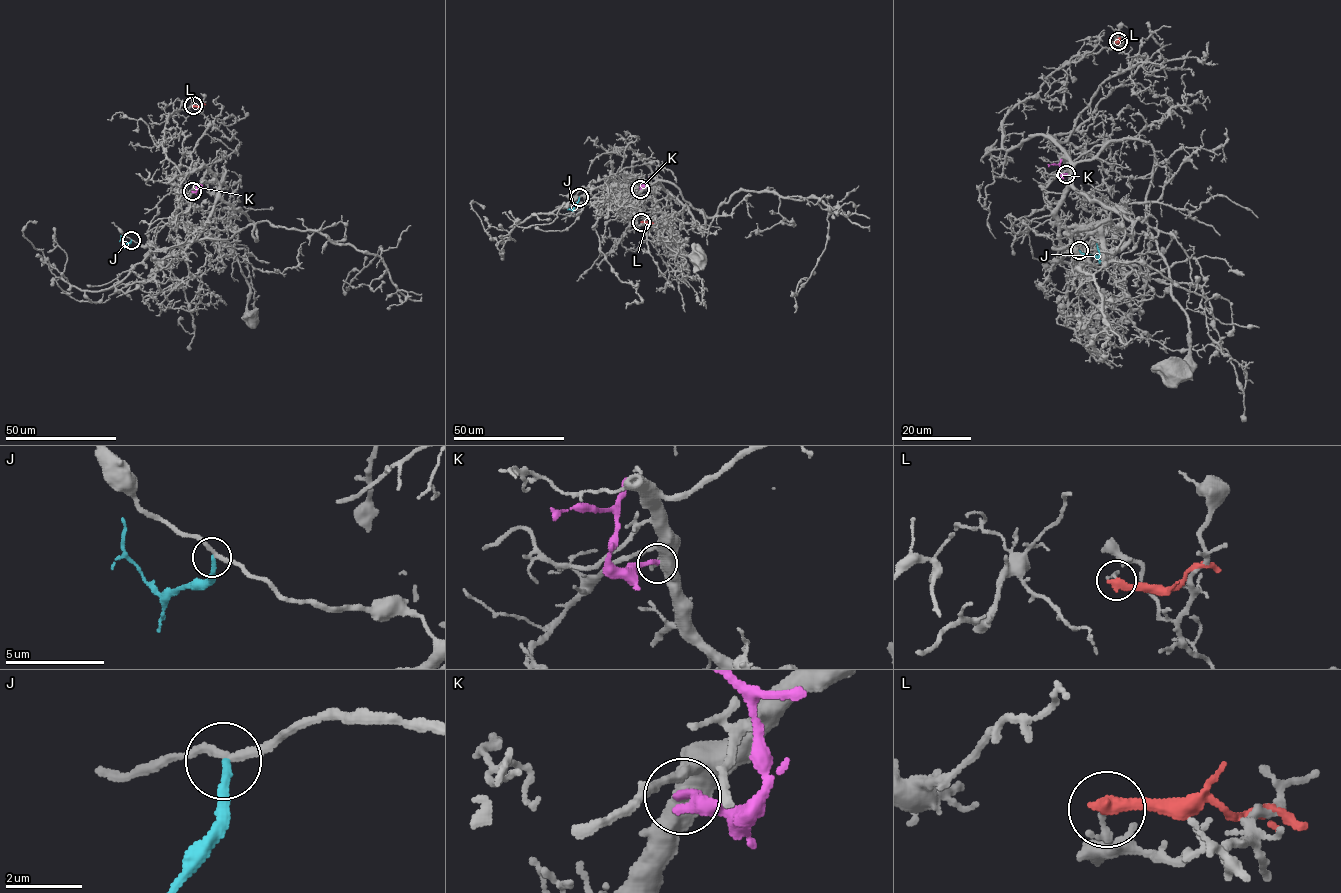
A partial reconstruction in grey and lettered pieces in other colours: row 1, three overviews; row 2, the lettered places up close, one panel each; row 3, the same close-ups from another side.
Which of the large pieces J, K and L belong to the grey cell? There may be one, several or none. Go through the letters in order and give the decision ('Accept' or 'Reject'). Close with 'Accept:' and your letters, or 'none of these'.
J: Reject
K: Reject
L: Reject
Accept: none of these

